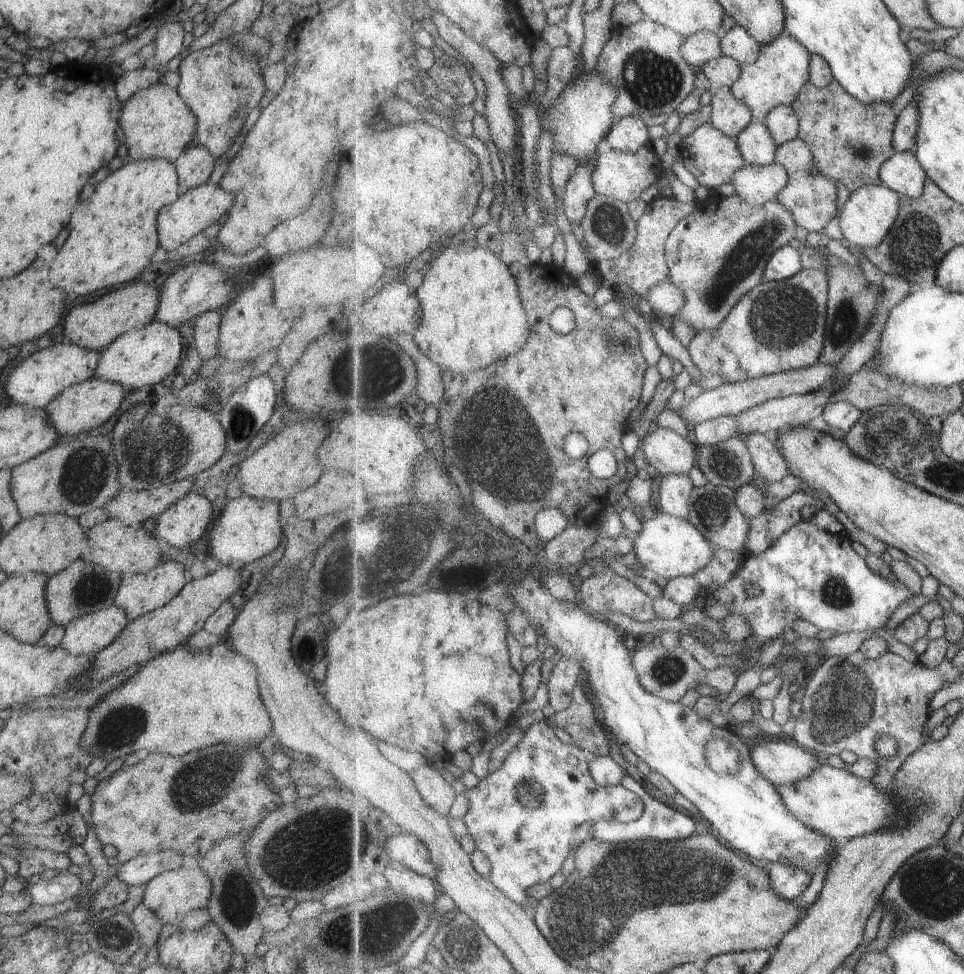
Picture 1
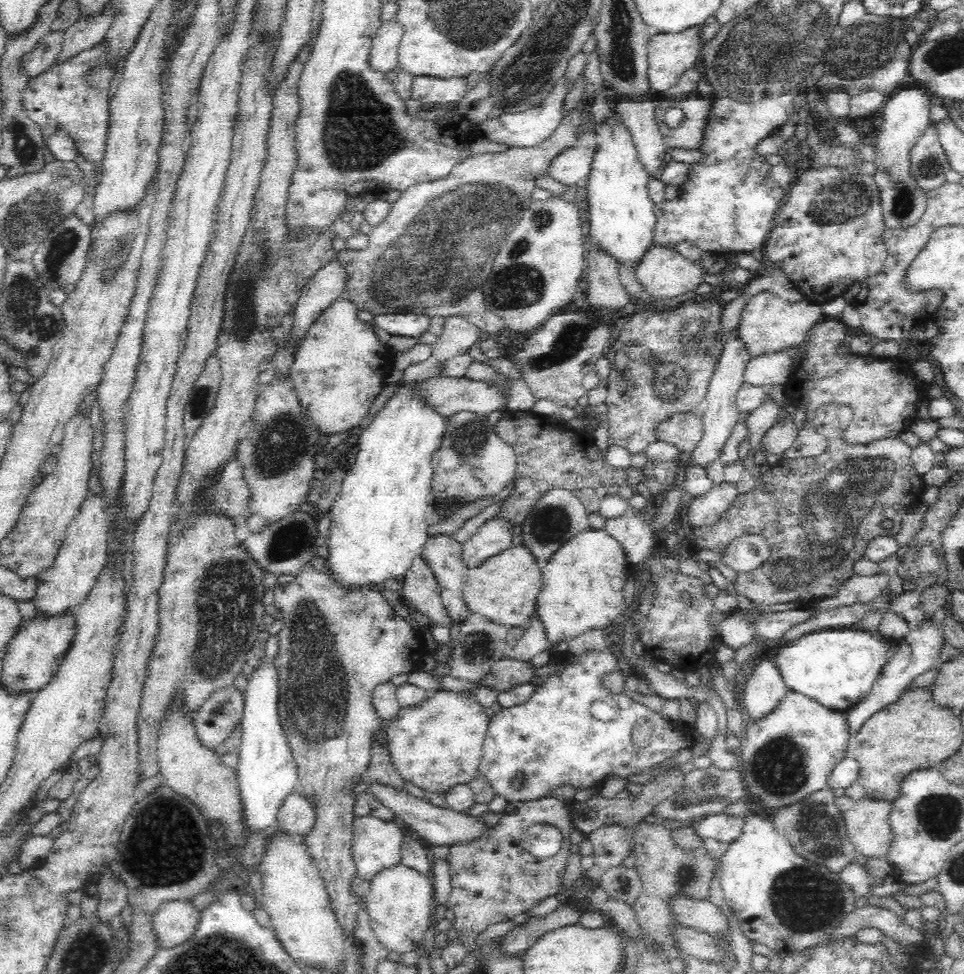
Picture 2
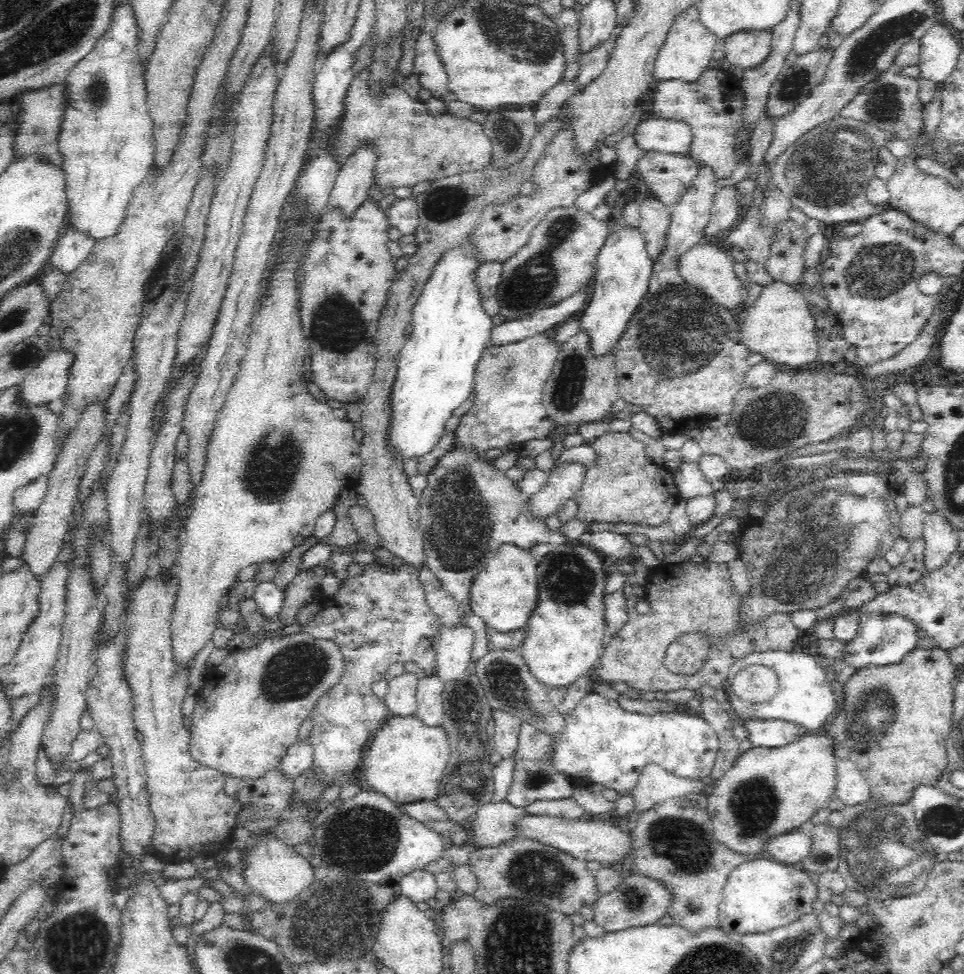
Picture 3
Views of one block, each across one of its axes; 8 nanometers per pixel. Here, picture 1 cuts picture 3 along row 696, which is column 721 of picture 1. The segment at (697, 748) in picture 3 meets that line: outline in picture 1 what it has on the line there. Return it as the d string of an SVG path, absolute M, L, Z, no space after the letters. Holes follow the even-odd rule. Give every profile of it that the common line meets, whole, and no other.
M800 521L796 526L788 529L766 552L761 555L754 553L749 553L747 561L739 568L739 571L720 588L714 590L712 596L714 596L718 601L722 602L726 607L731 609L731 614L740 613L744 615L749 620L752 625L753 633L749 636L745 642L745 650L741 652L744 656L749 657L751 650L763 650L768 648L769 644L776 644L776 640L780 640L780 636L784 636L784 632L788 632L788 628L796 628L796 624L800 624L800 620L807 620L823 630L832 630L837 632L837 634L842 633L853 633L853 632L864 632L870 629L884 628L886 624L888 625L891 621L890 619L894 616L897 608L900 608L904 601L910 600L915 592L905 583L900 581L898 578L896 581L891 581L889 578L882 576L881 574L876 574L865 559L857 550L853 544L853 539L851 538L851 533L847 530L843 530L840 533L832 534L832 532L826 532L826 530L820 530L818 526L811 524L810 521ZM752 582L753 584L759 585L762 588L762 594L757 598L750 598L748 592L746 592L746 584Z

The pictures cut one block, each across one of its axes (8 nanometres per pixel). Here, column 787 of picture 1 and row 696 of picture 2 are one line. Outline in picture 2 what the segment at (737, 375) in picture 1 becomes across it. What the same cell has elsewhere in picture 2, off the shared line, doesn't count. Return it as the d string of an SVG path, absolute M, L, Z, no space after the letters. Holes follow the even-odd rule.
M316 559L307 564L293 580L286 585L276 585L271 593L274 606L280 609L283 614L282 620L284 626L279 632L279 646L276 656L276 666L278 666L278 674L280 675L280 698L279 698L279 719L284 727L287 743L294 759L297 770L297 781L299 790L312 802L314 806L314 824L310 826L310 830L305 832L306 853L314 862L315 867L320 871L322 880L325 882L326 890L330 896L330 902L336 917L339 918L340 925L353 934L353 928L356 926L356 916L360 909L357 905L358 896L351 890L351 878L356 872L355 863L351 856L352 842L354 836L354 824L356 817L356 801L359 795L356 794L356 786L363 781L364 774L370 768L372 762L372 750L374 750L374 742L381 737L385 720L381 719L372 704L372 694L376 686L386 684L394 676L402 676L402 674L411 674L421 669L423 658L428 654L428 649L422 639L420 630L412 626L412 622L408 622L406 618L394 614L390 608L390 603L376 590L371 590L369 586L342 586L336 580L336 569L332 564L324 559Z

